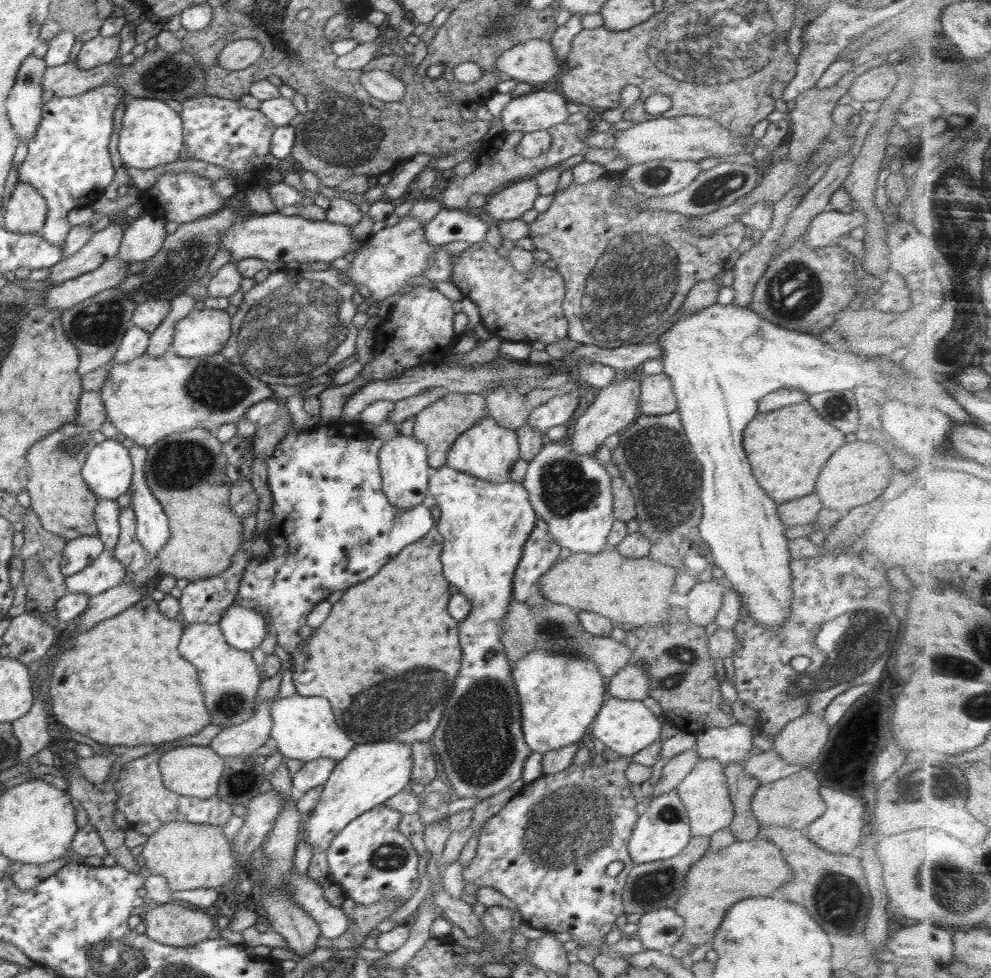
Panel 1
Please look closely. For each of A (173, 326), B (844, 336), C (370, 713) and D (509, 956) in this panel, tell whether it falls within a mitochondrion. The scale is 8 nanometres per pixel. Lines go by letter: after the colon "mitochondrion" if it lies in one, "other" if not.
A: other
B: other
C: mitochondrion
D: other

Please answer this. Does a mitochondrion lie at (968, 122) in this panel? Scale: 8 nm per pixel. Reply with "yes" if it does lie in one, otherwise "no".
no

